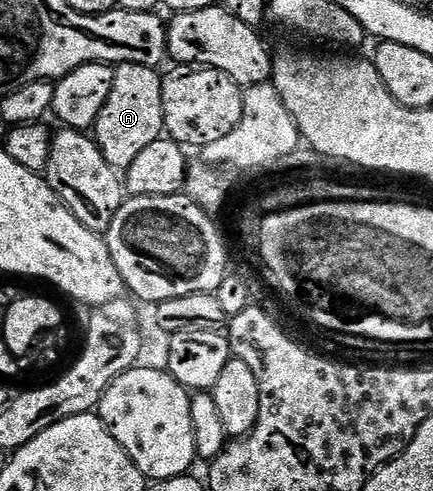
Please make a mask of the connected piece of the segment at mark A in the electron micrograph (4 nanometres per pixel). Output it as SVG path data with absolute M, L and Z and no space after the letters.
M142 64L116 65L111 94L107 98L107 102L103 106L95 125L97 145L101 148L103 158L107 158L107 162L112 168L118 170L129 168L131 162L135 162L135 158L139 158L141 151L147 150L147 146L151 146L151 142L162 139L165 132L163 90L161 89L162 79L162 73L157 68L148 68Z

